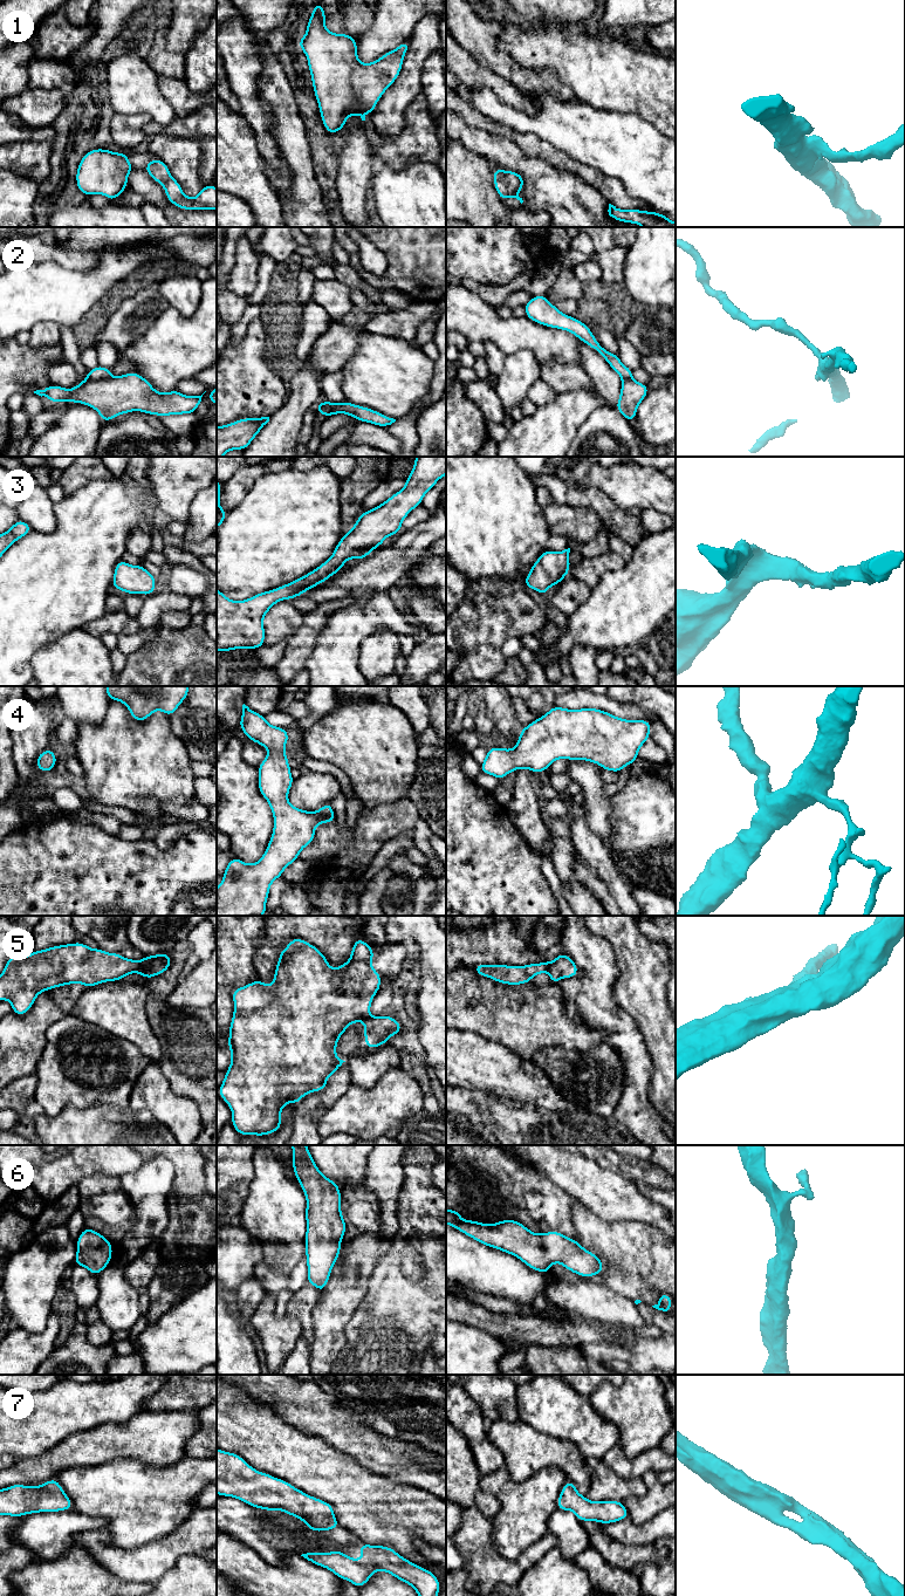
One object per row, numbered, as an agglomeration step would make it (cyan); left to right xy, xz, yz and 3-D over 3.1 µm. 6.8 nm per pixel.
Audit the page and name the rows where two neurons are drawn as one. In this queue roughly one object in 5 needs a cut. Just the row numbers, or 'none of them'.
2, 5

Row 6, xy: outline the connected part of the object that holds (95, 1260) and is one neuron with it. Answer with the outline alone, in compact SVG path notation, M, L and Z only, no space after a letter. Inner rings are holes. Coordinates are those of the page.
M85 1227L76 1244L75 1265L83 1266L91 1274L98 1275L110 1263L112 1246L101 1233Z

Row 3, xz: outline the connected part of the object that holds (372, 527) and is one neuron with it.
M416 457L404 488L379 506L362 513L351 530L343 534L331 557L313 571L244 601L228 600L217 589L217 651L263 646L263 617L274 604L293 600L327 581L344 568L345 561L368 557L388 536L402 530L403 520L421 505L424 495L445 474L446 457Z

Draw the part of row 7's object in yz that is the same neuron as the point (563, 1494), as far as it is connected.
M567 1481L563 1486L558 1495L557 1509L573 1511L581 1522L590 1520L598 1523L613 1523L629 1518L623 1501L589 1501L576 1491L573 1481Z

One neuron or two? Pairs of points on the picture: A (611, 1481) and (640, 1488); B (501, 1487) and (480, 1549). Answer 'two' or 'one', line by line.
A: one
B: two

